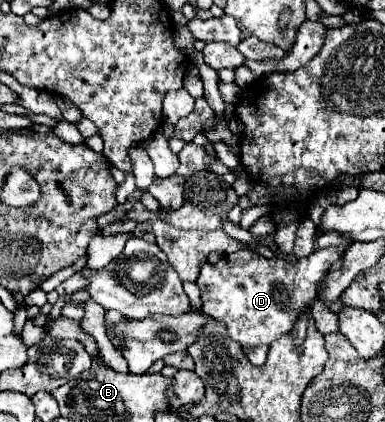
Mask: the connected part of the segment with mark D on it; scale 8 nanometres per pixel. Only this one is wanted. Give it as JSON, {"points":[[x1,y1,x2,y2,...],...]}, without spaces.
{"points":[[336,246,316,250,308,258,298,258,294,262,278,256,264,258,246,248,226,254,216,264,204,264,196,280,202,290,202,312,226,326,230,338,240,344,248,362,262,366,270,344,292,330,300,310,318,292,318,282,342,254,344,248]]}

